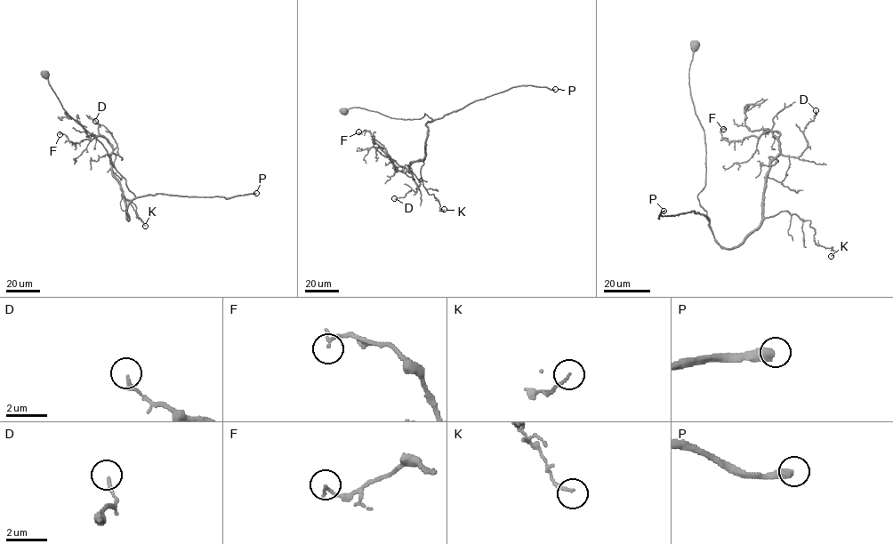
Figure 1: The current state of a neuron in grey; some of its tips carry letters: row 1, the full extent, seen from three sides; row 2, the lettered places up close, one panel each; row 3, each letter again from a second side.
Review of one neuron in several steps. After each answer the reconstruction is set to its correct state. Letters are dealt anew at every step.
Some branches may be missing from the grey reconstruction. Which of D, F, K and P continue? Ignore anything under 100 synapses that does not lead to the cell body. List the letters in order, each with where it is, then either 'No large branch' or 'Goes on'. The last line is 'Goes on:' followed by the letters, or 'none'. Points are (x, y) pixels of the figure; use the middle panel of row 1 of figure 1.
D: Place: (394, 198). No large branch
F: Place: (358, 132). No large branch
K: Place: (444, 209). No large branch
P: Place: (555, 89). Goes on
Goes on: P

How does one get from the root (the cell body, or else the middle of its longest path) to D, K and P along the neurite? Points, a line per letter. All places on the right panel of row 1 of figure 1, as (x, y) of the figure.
D: (694, 45), (689, 85), (705, 150), (697, 199), (721, 246), (760, 225), (770, 164), (800, 156), (816, 110)
K: (694, 45), (689, 85), (705, 150), (697, 199), (714, 239), (736, 247), (787, 211), (810, 220), (831, 256)
P: (694, 45), (689, 85), (704, 132), (705, 184), (697, 199), (706, 216), (692, 211), (658, 218), (663, 211)

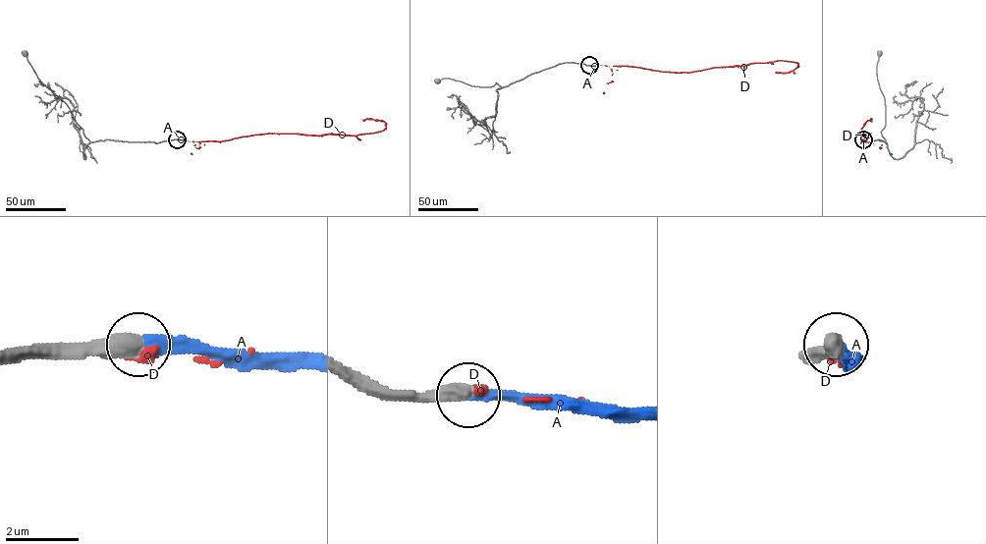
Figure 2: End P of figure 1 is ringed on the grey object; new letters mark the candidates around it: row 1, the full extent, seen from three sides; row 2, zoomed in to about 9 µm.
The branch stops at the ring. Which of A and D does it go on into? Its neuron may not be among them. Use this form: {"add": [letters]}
{"add": ["A"]}

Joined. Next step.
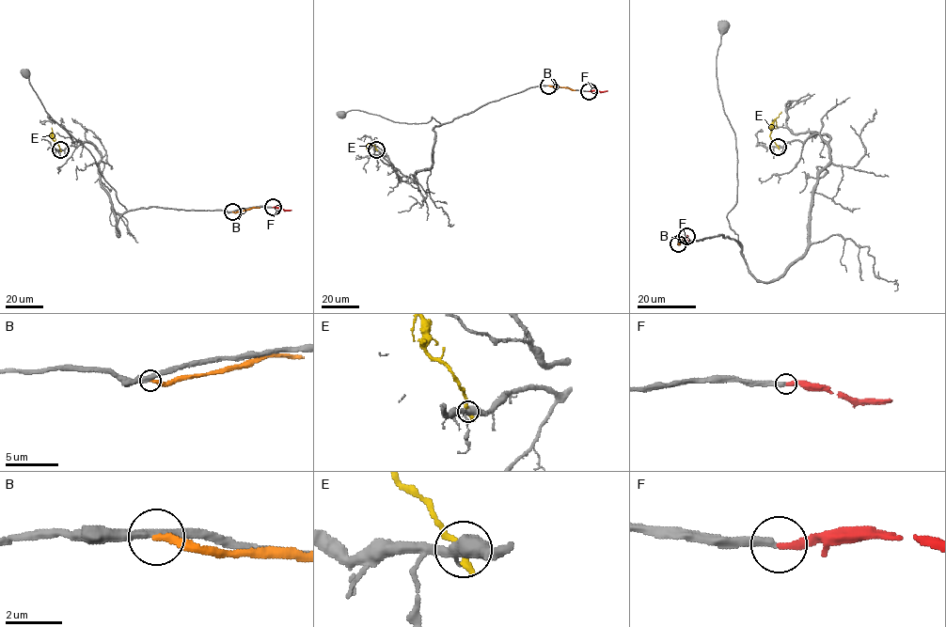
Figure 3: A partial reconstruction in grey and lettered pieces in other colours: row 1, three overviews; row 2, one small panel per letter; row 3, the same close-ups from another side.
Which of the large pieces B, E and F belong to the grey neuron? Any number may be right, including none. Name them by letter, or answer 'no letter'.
F

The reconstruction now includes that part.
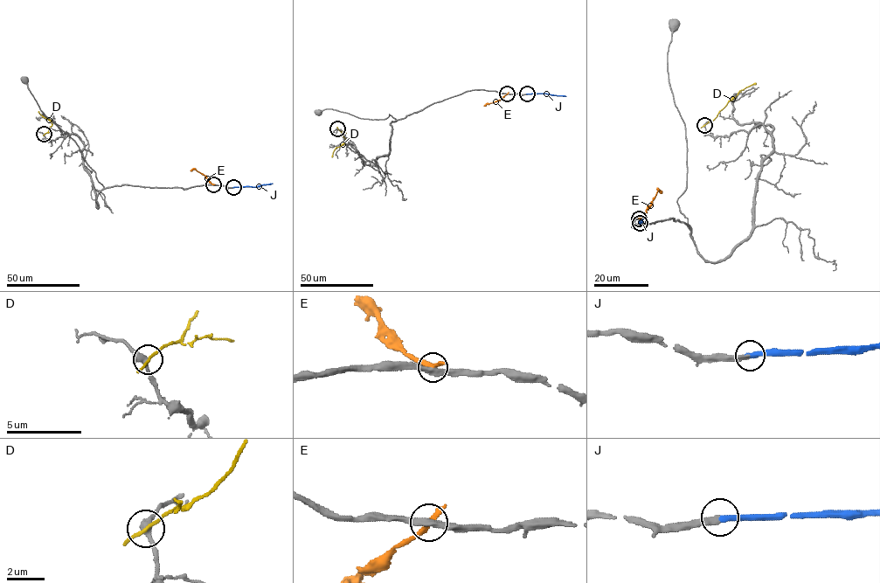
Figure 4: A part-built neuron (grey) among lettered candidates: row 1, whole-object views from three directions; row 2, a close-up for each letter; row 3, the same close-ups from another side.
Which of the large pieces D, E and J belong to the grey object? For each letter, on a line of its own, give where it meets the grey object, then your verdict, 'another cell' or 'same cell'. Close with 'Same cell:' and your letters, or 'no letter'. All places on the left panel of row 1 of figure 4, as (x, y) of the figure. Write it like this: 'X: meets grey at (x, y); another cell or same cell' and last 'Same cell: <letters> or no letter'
D: meets grey at (44, 134); another cell
E: meets grey at (213, 184); another cell
J: meets grey at (233, 187); same cell
Same cell: J

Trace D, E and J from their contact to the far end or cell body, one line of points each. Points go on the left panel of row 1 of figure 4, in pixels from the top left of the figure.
D: (45, 134), (51, 124), (38, 111)
E: (213, 184), (195, 170), (190, 171)
J: (233, 187), (272, 183)

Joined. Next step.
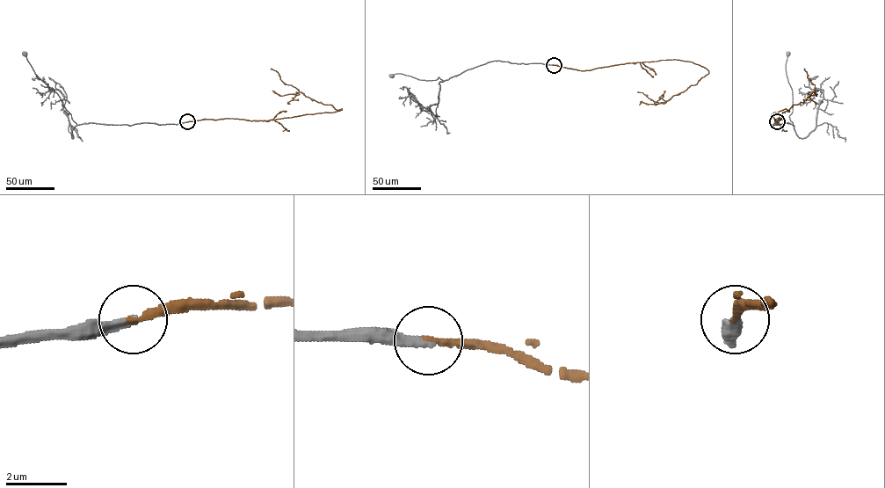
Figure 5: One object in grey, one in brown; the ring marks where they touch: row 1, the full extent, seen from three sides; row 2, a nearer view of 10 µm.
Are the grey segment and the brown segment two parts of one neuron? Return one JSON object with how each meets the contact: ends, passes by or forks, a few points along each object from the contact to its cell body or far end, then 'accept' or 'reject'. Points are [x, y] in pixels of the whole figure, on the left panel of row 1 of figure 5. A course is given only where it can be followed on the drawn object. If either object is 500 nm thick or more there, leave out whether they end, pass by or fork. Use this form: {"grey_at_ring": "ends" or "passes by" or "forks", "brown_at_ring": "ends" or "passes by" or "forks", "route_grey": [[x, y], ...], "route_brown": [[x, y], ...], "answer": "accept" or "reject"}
{"grey_at_ring": "ends", "brown_at_ring": "ends", "route_grey": [[187, 121], [77, 125], [58, 95], [35, 73], [25, 54]], "route_brown": [[187, 121], [225, 119], [267, 120], [342, 109], [306, 97], [294, 87], [286, 84], [279, 73], [271, 69]], "answer": "accept"}

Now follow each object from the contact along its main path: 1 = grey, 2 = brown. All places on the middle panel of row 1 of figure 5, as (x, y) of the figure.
1: (554, 65), (492, 61), (443, 81), (438, 76), (425, 80), (400, 73), (391, 76)
2: (554, 65), (584, 70), (677, 59), (692, 61), (708, 71), (695, 84), (666, 101), (653, 101), (637, 91)

